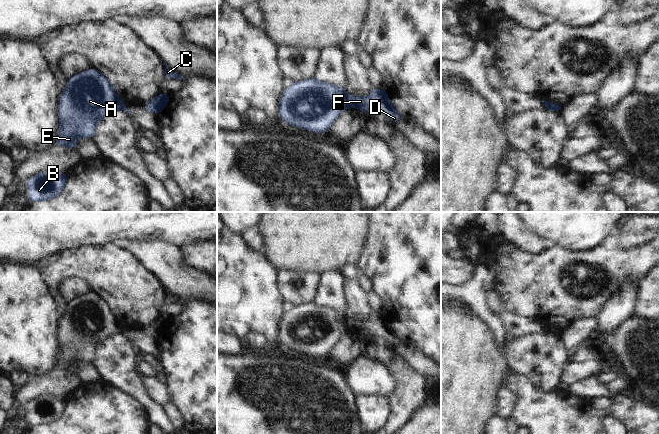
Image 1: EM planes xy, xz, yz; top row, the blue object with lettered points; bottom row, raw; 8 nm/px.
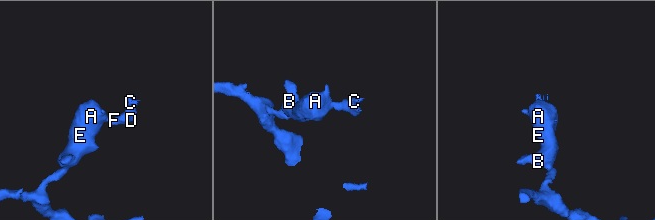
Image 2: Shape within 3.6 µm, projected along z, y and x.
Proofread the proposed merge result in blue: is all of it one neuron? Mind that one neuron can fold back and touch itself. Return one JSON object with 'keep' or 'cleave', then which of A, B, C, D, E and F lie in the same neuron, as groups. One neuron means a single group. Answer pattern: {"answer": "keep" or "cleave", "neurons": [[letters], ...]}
{"answer": "cleave", "neurons": [["A", "B", "E"], ["C", "D", "F"]]}

